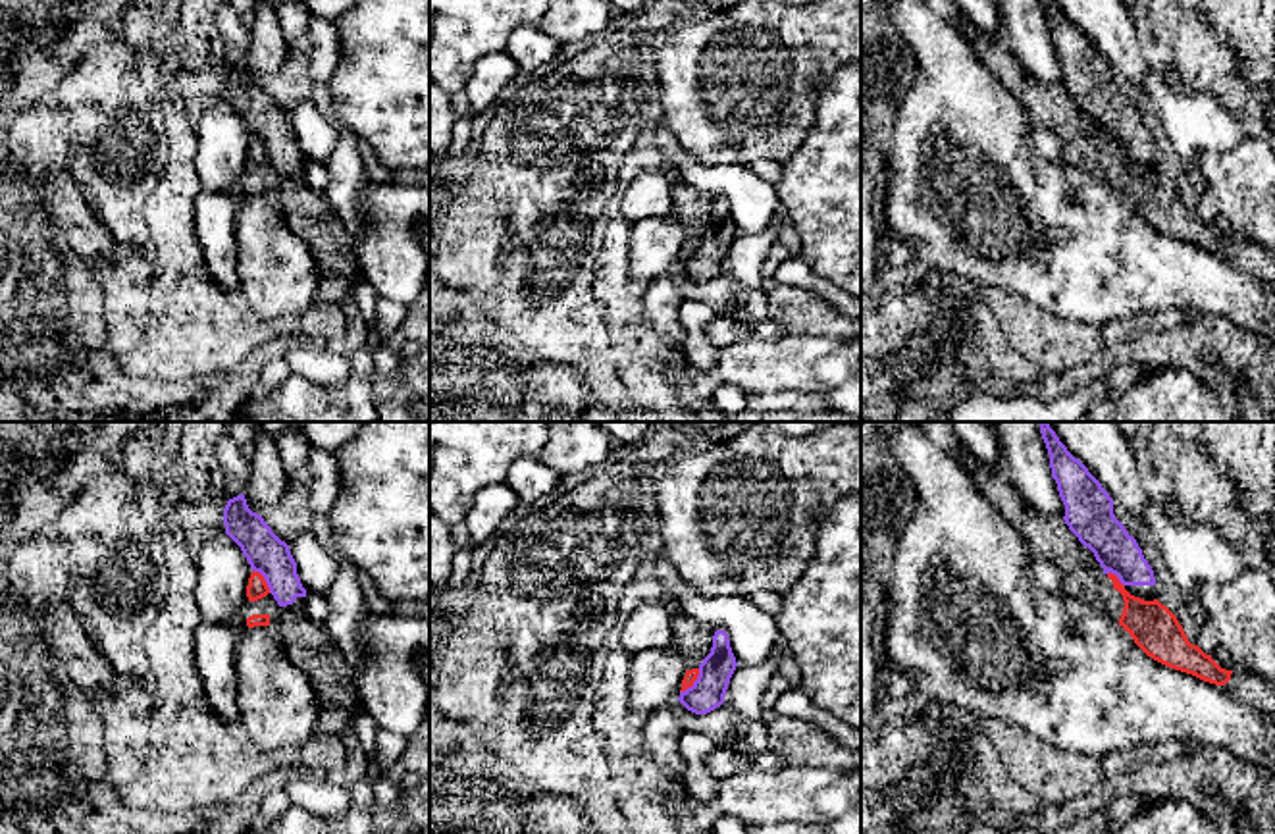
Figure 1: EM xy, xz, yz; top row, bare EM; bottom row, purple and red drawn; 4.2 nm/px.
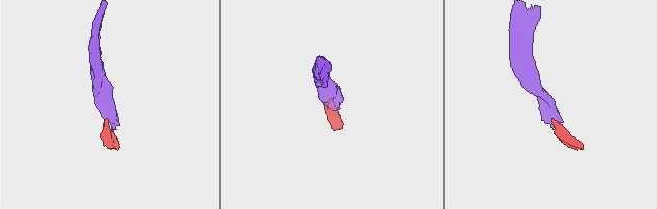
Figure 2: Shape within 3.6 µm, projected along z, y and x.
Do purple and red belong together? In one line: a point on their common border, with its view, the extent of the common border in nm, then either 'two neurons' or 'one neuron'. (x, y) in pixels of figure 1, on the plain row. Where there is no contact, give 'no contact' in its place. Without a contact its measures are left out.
xz (694, 251) | 130 nm | two neurons

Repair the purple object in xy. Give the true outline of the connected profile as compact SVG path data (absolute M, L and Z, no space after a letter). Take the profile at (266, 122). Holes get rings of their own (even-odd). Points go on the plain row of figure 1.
M243 62L227 69L223 92L225 102L241 116L250 137L264 144L270 162L281 175L277 202L287 223L308 245L320 272L316 300L341 304L352 297L360 275L356 243L324 195L306 183L306 158L289 114L272 100L260 83L248 77Z

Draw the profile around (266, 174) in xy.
M252 139L247 154L247 168L241 175L235 177L231 193L239 200L245 200L254 195L270 195L277 198L279 191L281 191L281 175L272 166L264 144Z

